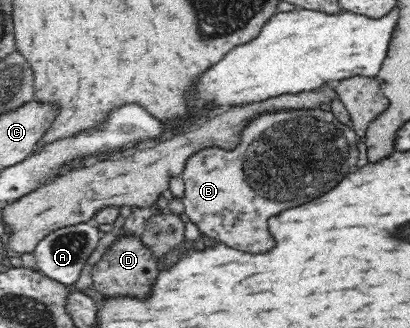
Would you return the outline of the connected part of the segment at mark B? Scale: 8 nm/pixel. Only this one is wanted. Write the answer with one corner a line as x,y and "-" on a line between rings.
319,107
263,112
251,118
251,122
243,127
239,134
239,144
231,150
207,146
205,150
189,156
180,176
184,182
181,200
189,220
197,224
205,236
219,240
231,248
259,254
275,246
267,230
267,218
279,214
281,210
319,198
321,194
337,186
346,174
355,172
359,156
359,136
331,111
323,111

